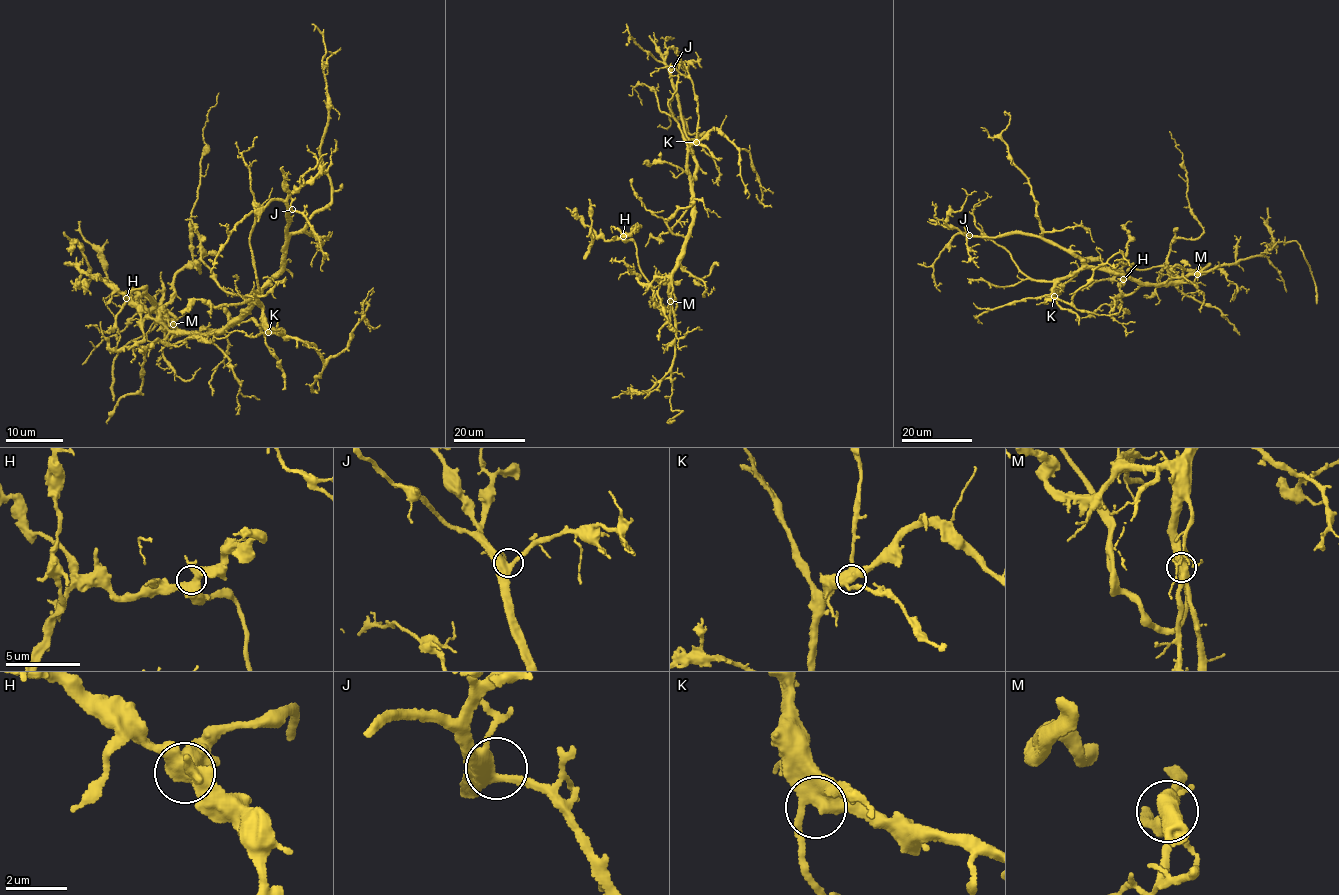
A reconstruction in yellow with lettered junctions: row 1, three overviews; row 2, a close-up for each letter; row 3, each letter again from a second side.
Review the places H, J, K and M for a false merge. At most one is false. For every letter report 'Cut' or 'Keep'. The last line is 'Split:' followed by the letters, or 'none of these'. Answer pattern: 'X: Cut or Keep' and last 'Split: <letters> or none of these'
H: Keep
J: Keep
K: Keep
M: Keep
Split: none of these

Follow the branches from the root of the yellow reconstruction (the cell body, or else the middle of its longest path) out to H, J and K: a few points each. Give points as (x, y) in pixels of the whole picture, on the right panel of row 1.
H: (1134, 280), (1168, 285), (1181, 282), (1209, 265), (1193, 269), (1166, 265), (1144, 270), (1131, 268), (1123, 279)
J: (1134, 280), (1126, 275), (1085, 268), (1078, 257), (1034, 236), (1008, 232), (1000, 236), (969, 235)
K: (1134, 280), (1126, 275), (1083, 268), (1056, 283), (1054, 296)

